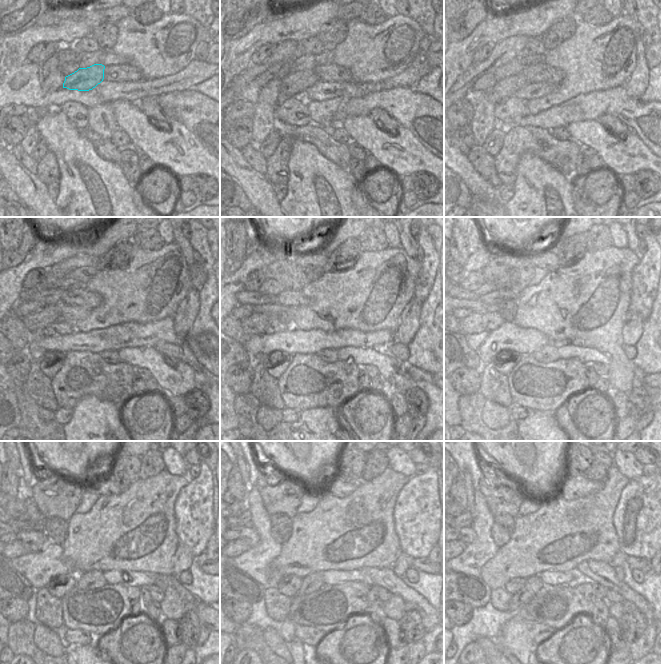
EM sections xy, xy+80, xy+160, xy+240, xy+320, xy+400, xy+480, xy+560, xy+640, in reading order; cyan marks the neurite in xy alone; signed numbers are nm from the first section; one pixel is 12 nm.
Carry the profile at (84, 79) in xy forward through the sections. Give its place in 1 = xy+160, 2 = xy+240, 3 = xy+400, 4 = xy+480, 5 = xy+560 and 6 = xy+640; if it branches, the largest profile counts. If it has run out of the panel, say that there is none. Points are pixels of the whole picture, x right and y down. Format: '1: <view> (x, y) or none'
1: xy+160 (503, 89)
2: xy+240 (48, 314)
3: xy+400 (473, 324)
4: xy+480 (16, 548)
5: xy+560 (240, 546)
6: xy+640 (464, 545)

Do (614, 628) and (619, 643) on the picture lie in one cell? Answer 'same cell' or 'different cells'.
same cell

